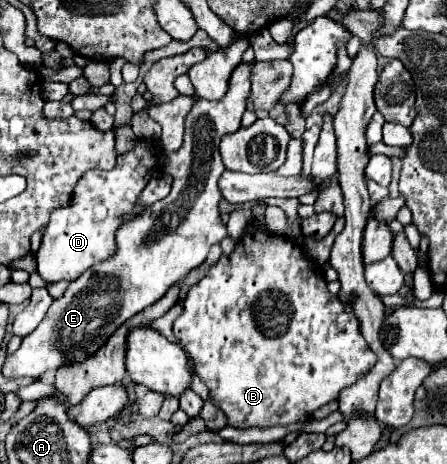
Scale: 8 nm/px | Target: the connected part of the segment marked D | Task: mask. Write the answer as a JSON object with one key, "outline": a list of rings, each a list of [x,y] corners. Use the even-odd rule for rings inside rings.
{"outline":[[[137,142],[125,154],[117,156],[117,164],[109,172],[89,170],[77,182],[71,204],[55,210],[49,224],[43,230],[41,246],[37,250],[37,272],[47,282],[67,280],[73,282],[87,268],[115,256],[115,232],[135,216],[143,214],[143,206],[137,204],[139,194],[157,176],[157,164],[163,158],[163,150],[151,142]]]}

